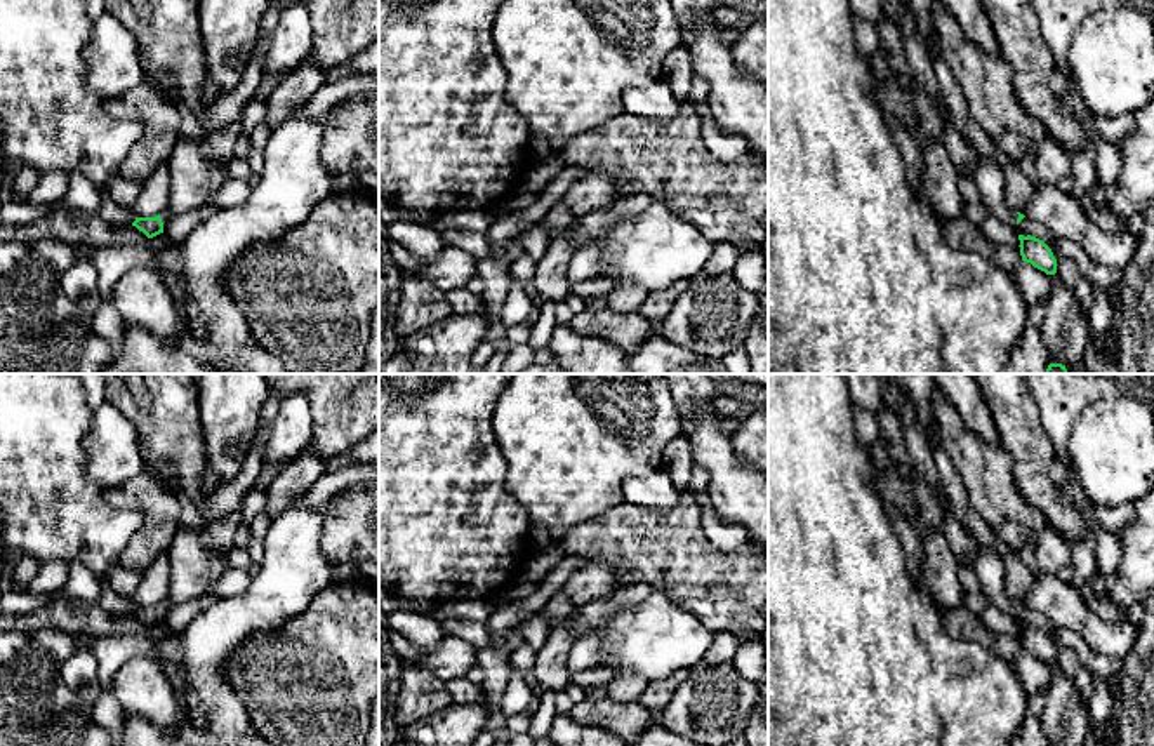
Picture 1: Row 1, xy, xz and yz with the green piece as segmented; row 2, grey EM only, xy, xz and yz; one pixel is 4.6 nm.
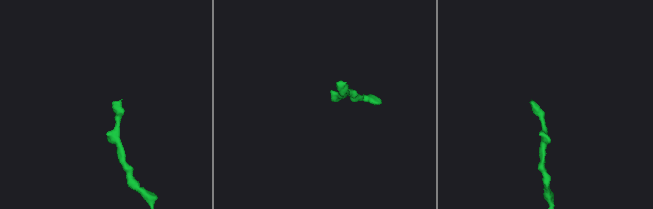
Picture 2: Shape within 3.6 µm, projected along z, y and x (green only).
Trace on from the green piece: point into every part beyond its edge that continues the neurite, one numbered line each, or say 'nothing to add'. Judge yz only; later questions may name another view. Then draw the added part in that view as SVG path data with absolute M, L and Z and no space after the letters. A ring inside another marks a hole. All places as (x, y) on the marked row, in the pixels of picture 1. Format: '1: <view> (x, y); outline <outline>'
1: yz (989, 178); outline M977 151L977 169L973 174L973 181L980 193L980 203L984 203L991 216L999 219L1001 223L1015 228L1018 214L1006 207L1005 203L1005 174L1001 165L978 155Z

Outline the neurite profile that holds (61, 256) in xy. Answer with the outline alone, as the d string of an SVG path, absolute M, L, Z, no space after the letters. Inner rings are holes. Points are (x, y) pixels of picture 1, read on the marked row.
M56 238L38 240L28 245L30 256L45 259L59 273L66 271L76 261L75 245L59 242Z

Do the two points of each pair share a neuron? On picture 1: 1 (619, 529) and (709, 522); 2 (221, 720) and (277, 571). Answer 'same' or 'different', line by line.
1: different
2: same

